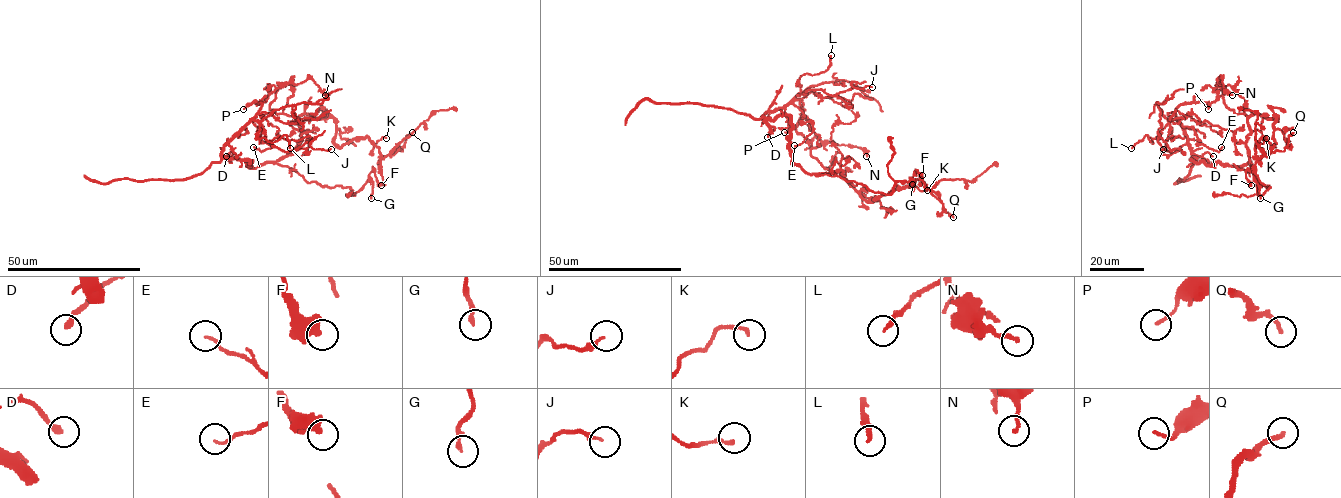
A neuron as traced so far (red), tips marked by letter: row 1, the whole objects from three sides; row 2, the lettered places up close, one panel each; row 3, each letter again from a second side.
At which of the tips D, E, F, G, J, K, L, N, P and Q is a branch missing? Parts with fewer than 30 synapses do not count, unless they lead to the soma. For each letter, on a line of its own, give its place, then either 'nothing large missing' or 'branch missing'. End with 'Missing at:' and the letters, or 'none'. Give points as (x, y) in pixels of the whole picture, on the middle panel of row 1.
D: place (767, 137); nothing large missing
E: place (794, 145); nothing large missing
F: place (922, 175); nothing large missing
G: place (912, 184); nothing large missing
J: place (872, 87); nothing large missing
K: place (927, 190); nothing large missing
L: place (831, 55); nothing large missing
N: place (866, 156); nothing large missing
P: place (784, 132); nothing large missing
Q: place (953, 217); nothing large missing
Missing at: none

